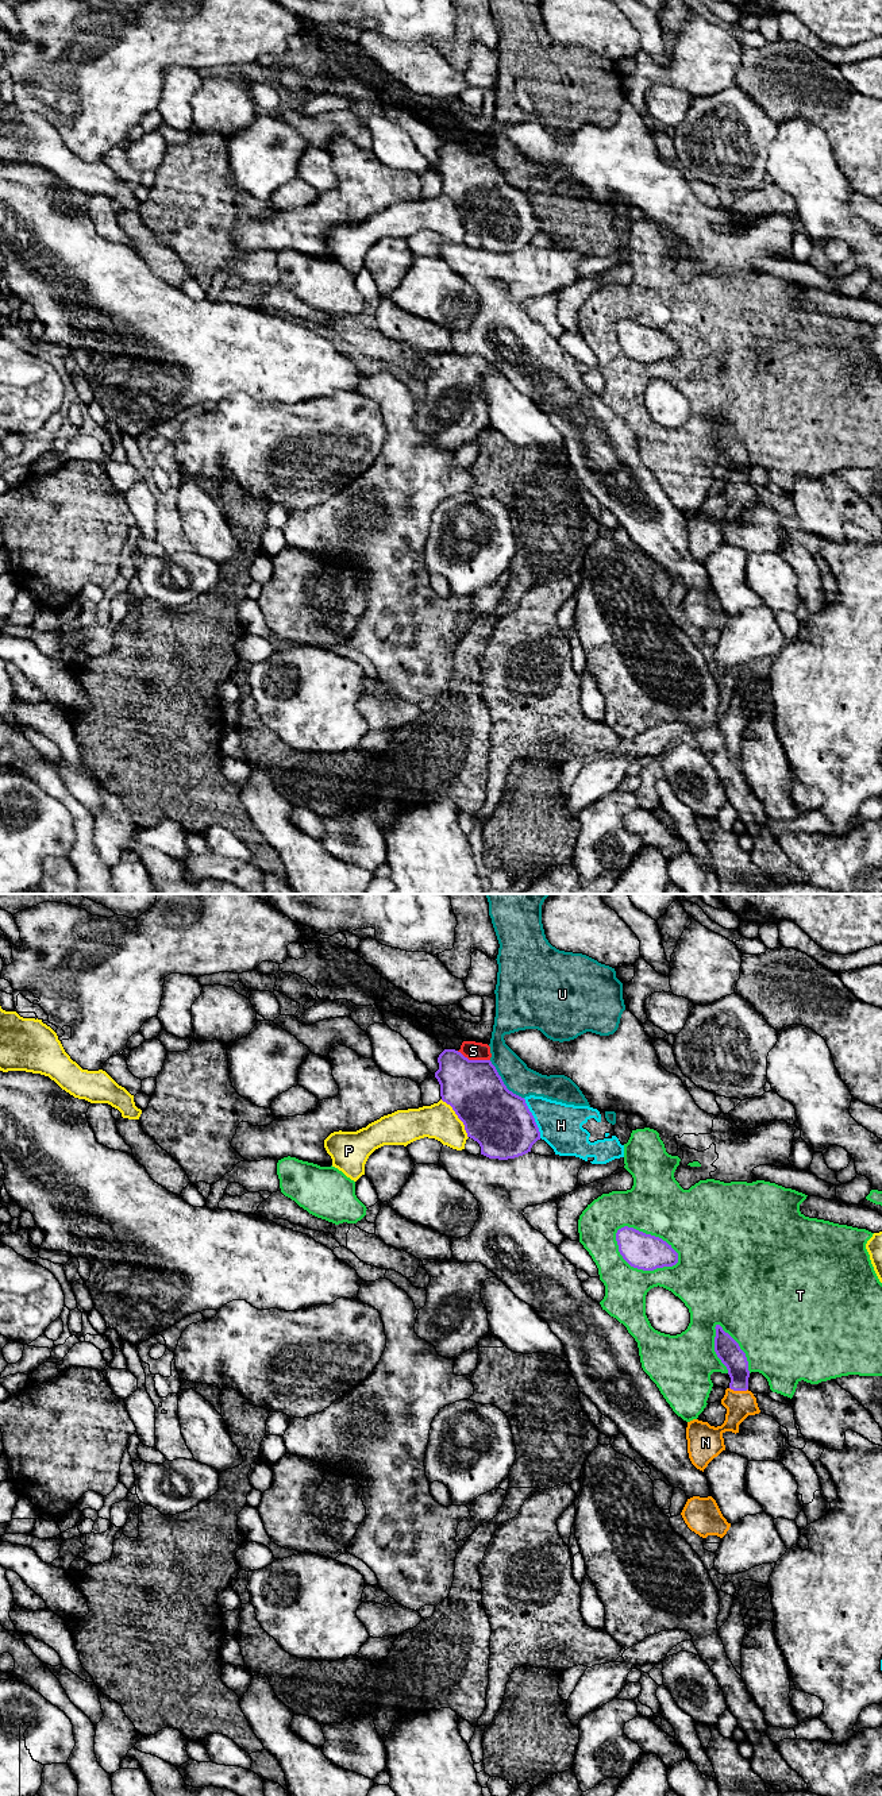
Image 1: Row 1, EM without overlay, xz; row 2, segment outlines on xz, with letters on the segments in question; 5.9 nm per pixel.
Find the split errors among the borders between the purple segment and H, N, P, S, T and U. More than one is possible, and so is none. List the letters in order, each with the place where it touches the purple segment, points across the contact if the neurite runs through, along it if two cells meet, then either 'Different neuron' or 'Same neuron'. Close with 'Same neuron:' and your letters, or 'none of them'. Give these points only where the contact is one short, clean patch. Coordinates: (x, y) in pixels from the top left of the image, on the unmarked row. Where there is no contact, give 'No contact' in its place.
H: Touches purple at xz (534, 211). Different neuron
N: Touches purple at xz (739, 482). Path across: xz (728, 443), (738, 458), (739, 482), (739, 497). Same neuron
P: Touches purple at xz (458, 209). Different neuron
S: Touches purple at xz (473, 153). Different neuron
T: Touches purple at xz (650, 327). Different neuron
U: Touches purple at xz (503, 174). Boundary: xz (489, 153), (503, 176), (523, 191). Different neuron
Same neuron: N

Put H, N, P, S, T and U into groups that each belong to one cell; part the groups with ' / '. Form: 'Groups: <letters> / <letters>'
Groups: H U / N / P / S / T

